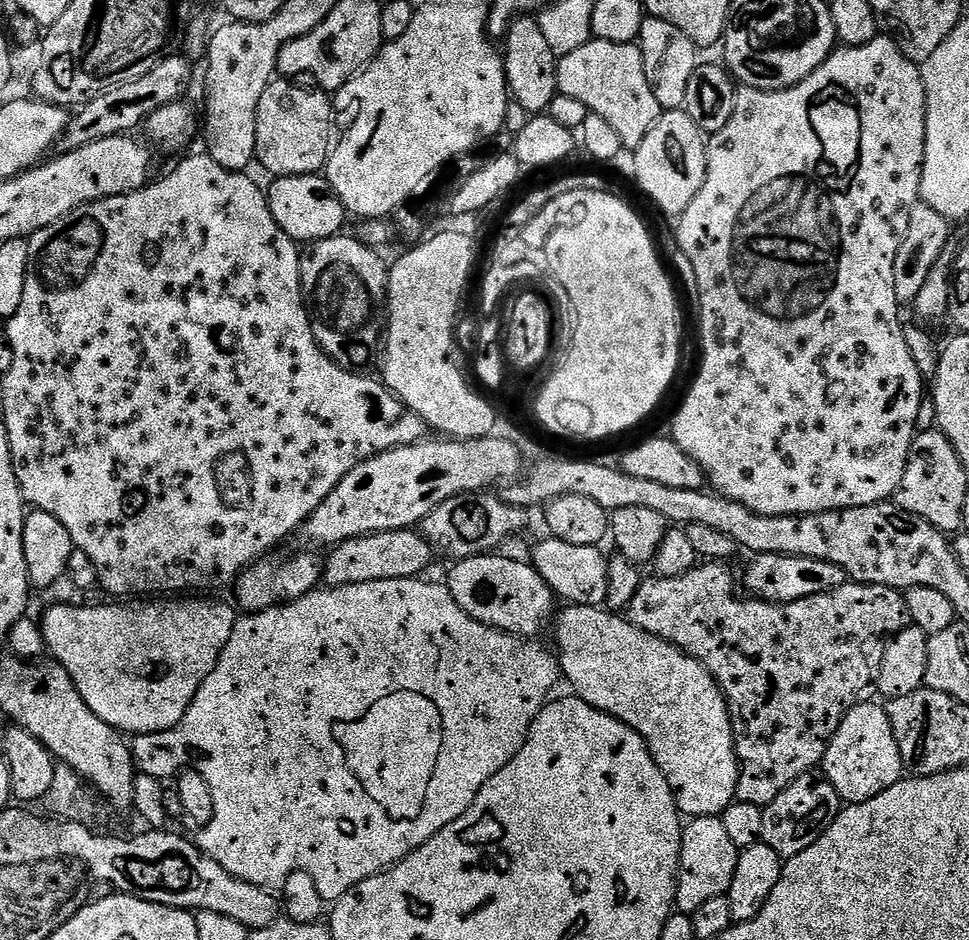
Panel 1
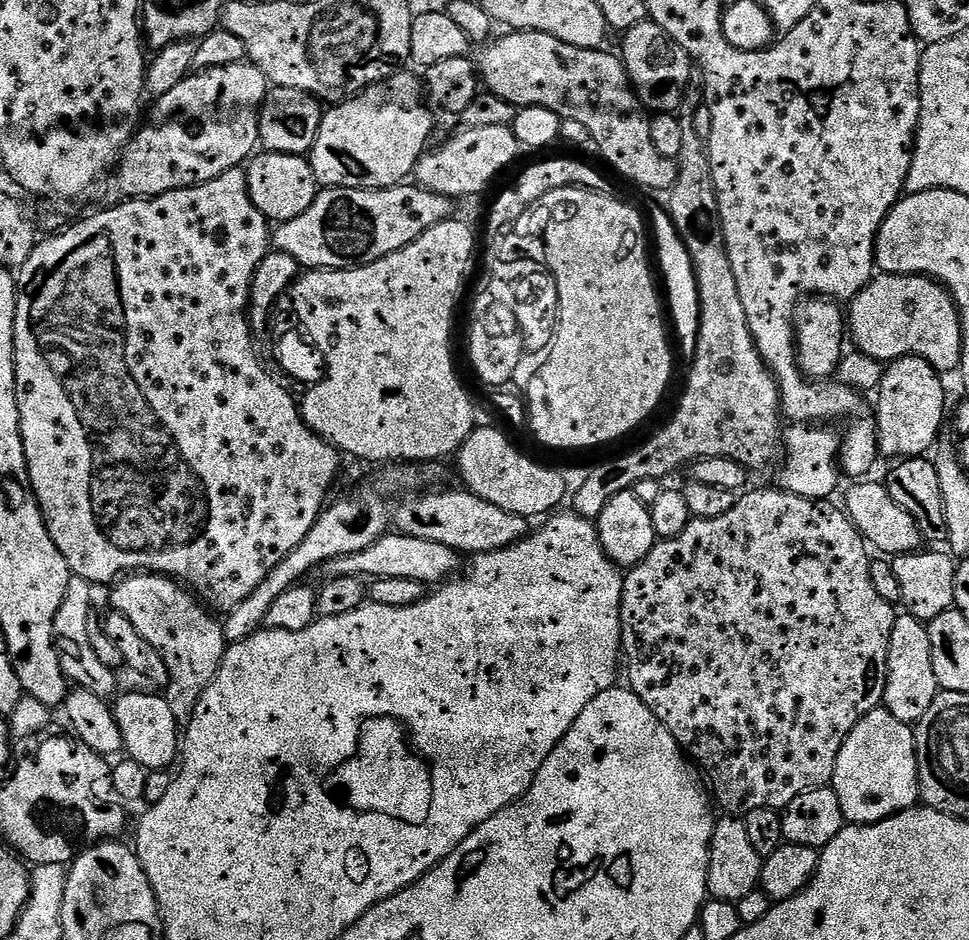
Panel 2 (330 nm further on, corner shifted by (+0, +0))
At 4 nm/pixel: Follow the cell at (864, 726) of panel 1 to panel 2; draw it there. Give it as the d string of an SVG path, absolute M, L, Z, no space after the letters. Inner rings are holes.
M883 706L863 716L858 722L858 726L854 726L854 730L850 730L846 742L842 742L842 750L838 750L838 762L834 766L834 778L830 786L834 790L834 794L838 794L838 806L842 806L842 814L848 824L873 824L874 822L882 822L902 810L917 807L920 800L920 779L918 778L918 758L916 757L916 733L913 725L898 722L898 718L894 718L894 714L890 714L888 709Z

